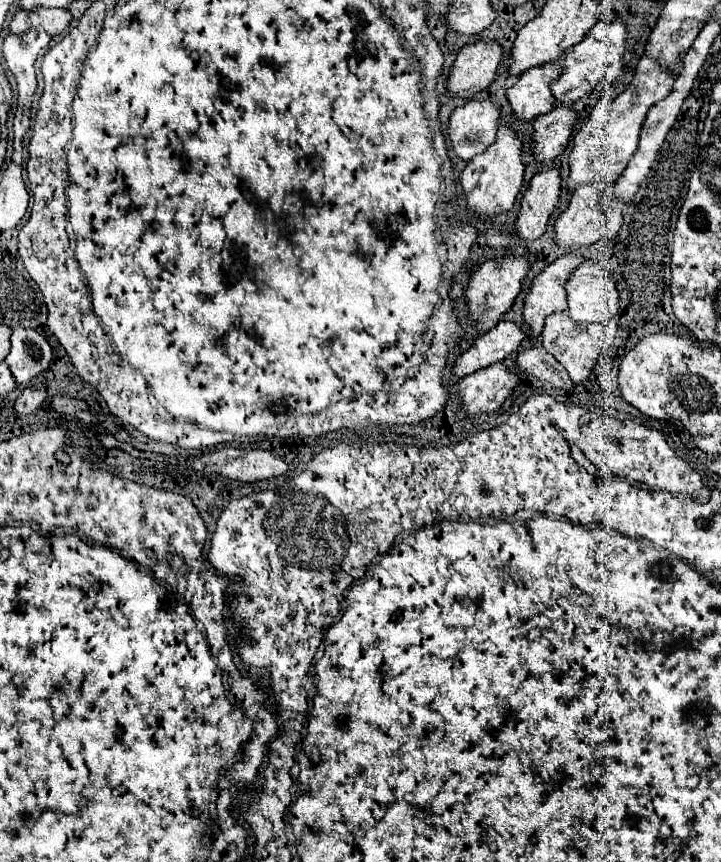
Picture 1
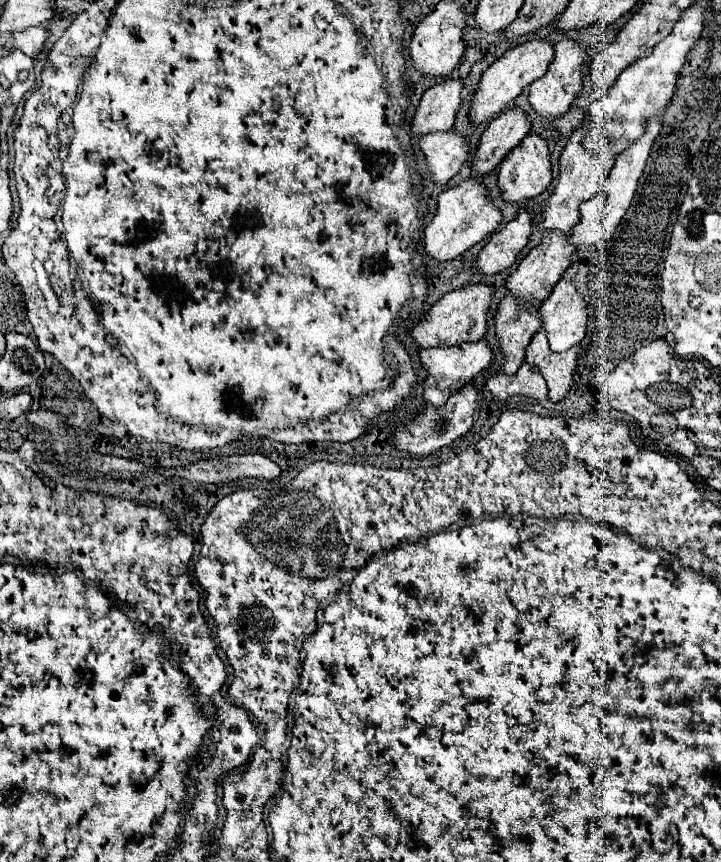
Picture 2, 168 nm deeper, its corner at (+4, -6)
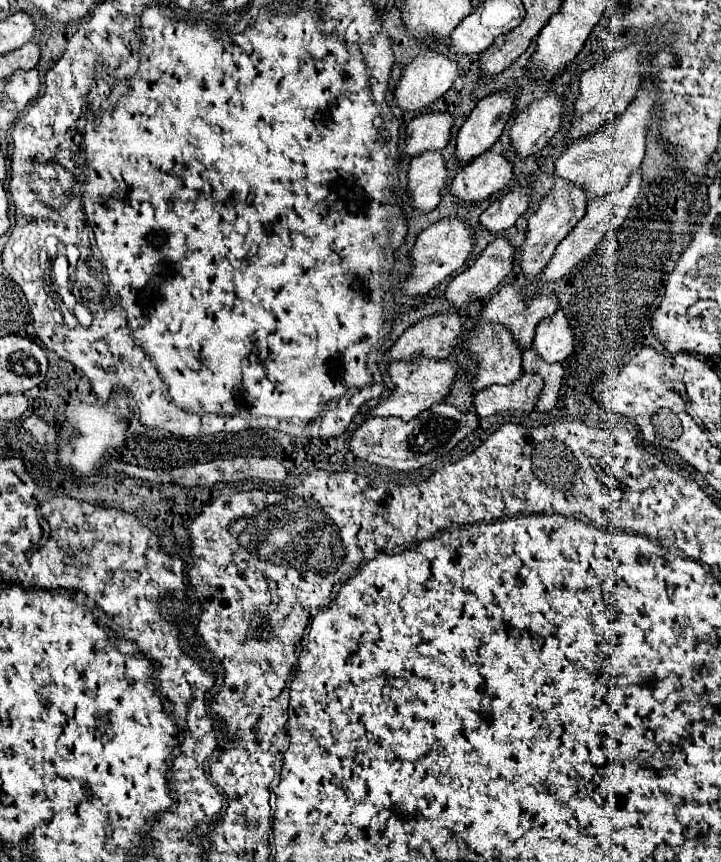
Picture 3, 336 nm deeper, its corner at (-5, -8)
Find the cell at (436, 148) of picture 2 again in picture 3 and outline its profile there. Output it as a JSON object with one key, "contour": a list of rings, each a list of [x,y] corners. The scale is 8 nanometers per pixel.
{"contour":[[[427,150],[411,160],[409,192],[411,206],[419,212],[431,212],[441,200],[441,188],[447,180],[447,160],[439,150]]]}

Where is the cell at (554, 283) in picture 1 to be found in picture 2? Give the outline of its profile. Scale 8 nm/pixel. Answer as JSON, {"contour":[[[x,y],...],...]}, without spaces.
{"contour":[[[504,296],[496,308],[494,326],[500,350],[504,354],[504,362],[498,372],[512,376],[524,362],[524,352],[532,336],[540,330],[538,306],[532,308],[520,304],[514,296]]]}

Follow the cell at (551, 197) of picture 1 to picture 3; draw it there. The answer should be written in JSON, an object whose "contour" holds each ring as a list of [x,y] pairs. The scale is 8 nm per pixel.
{"contour":[[[499,234],[481,252],[481,256],[475,260],[473,266],[469,266],[465,272],[453,278],[453,282],[445,292],[445,298],[457,308],[469,304],[471,300],[487,298],[501,284],[501,280],[513,270],[511,266],[513,260],[515,260],[513,242],[505,234]]]}

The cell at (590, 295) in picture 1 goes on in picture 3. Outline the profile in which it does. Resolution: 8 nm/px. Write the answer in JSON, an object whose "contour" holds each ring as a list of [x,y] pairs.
{"contour":[[[559,308],[553,316],[539,322],[531,346],[547,362],[563,362],[575,350],[575,334],[567,314]]]}

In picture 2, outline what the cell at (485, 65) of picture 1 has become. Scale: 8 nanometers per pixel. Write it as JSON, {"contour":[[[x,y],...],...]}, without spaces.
{"contour":[[[444,80],[430,90],[424,92],[414,118],[412,118],[412,132],[418,136],[426,136],[430,132],[448,132],[452,130],[456,110],[460,106],[460,92],[462,80]]]}

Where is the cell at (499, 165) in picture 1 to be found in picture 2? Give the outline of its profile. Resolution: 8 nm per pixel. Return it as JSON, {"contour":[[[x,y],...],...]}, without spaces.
{"contour":[[[464,180],[456,188],[444,190],[438,196],[438,210],[432,222],[424,230],[424,250],[436,262],[448,262],[464,254],[468,248],[484,240],[490,232],[498,228],[502,220],[500,210],[486,198],[486,188],[480,182]]]}

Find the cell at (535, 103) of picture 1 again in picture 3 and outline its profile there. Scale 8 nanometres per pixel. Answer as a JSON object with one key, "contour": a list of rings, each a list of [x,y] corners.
{"contour":[[[491,148],[465,164],[451,184],[451,194],[473,204],[503,190],[513,178],[513,164],[501,150]]]}

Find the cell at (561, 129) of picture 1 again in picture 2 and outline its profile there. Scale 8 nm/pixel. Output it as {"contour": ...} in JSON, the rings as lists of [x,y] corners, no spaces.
{"contour":[[[528,134],[500,164],[500,174],[498,174],[498,190],[502,194],[502,200],[510,204],[520,204],[524,200],[530,200],[538,194],[542,194],[548,184],[552,182],[552,172],[550,172],[550,152],[546,140],[542,140],[536,134]]]}

